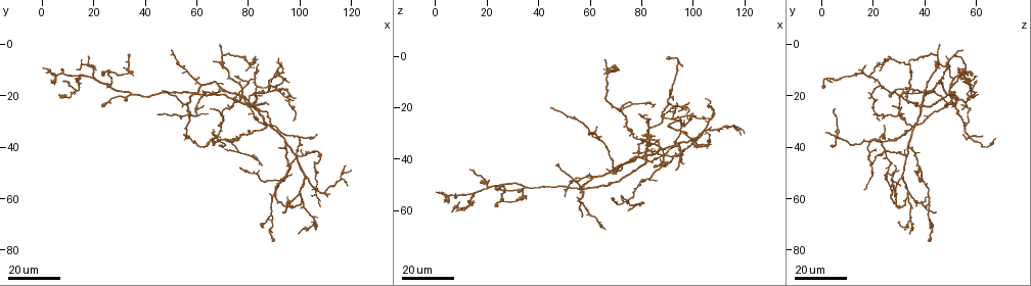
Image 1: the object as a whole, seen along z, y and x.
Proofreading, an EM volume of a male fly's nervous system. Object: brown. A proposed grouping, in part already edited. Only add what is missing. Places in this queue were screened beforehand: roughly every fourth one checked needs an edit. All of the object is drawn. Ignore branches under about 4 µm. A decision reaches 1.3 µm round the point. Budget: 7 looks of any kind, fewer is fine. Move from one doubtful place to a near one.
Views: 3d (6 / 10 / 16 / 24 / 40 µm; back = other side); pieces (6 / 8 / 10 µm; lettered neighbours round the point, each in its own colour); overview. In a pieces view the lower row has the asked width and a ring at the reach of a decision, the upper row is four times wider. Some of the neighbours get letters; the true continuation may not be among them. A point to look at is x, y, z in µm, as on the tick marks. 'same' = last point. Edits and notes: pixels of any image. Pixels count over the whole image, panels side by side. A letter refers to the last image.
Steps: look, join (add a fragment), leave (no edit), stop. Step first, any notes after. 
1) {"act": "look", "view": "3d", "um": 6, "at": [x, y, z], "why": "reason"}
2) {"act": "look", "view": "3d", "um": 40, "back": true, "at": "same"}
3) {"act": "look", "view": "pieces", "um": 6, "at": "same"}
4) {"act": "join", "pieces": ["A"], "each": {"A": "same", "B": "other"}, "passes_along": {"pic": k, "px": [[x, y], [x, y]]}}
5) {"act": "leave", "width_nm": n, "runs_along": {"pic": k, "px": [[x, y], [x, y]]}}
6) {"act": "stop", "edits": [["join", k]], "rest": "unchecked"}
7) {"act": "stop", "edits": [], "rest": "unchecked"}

{"act": "look", "view": "3d", "um": 16, "at": [6, 20, 61], "why": "free end"}

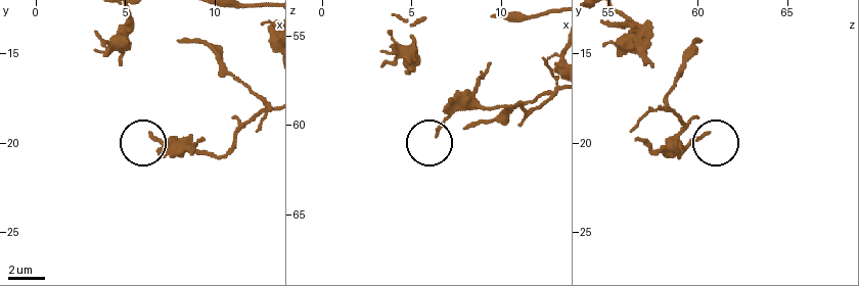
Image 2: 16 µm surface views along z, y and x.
{"act": "look", "view": "pieces", "um": 10, "at": [6.4, 19.4, 60.5]}

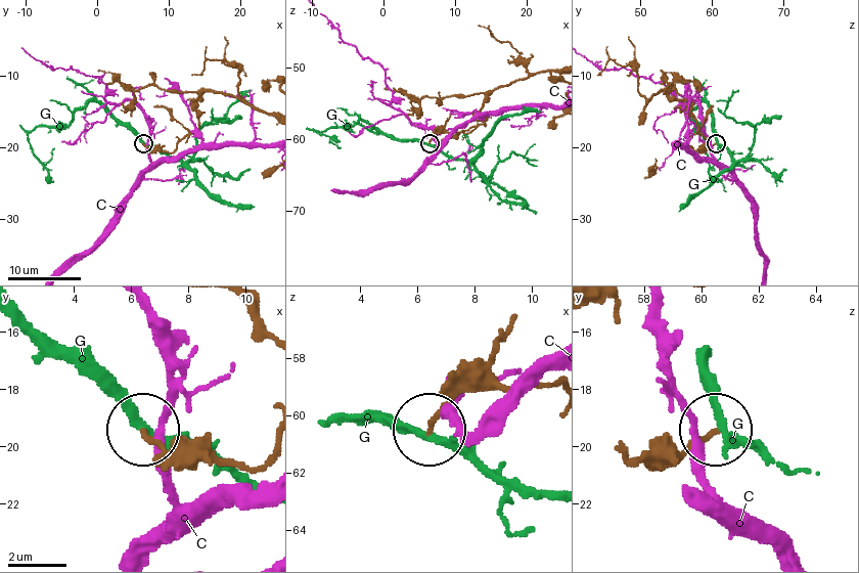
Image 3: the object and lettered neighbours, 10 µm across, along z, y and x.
{"act": "leave", "each": {"C": "other", "G": "other"}, "runs_along": {"pic": 3, "px": [[553, 383], [465, 393], [432, 425]]}, "found": "none of them fits"}

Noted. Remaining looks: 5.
{"act": "look", "view": "3d", "um": 16, "at": [24, 25, 50], "why": "free end"}

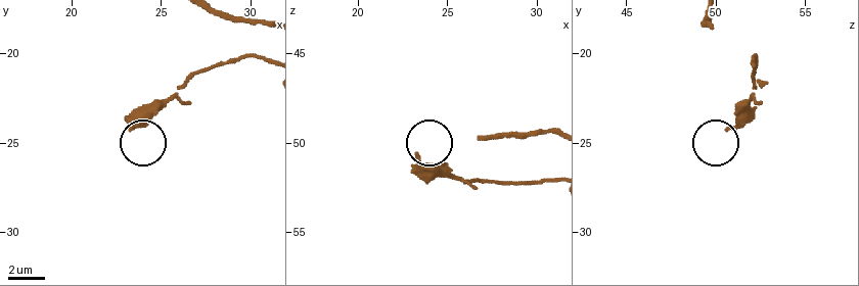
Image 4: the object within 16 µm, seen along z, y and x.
{"act": "look", "view": "pieces", "um": 6, "at": [23.3, 24.3, 50.6]}

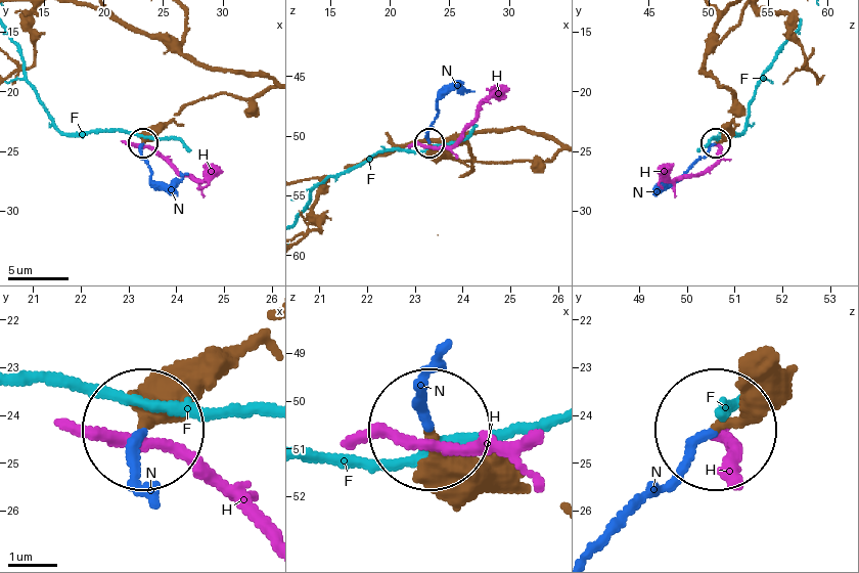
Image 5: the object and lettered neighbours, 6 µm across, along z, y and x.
{"act": "join", "pieces": ["N"], "each": {"F": "other", "H": "other", "N": "same"}, "passes_along": {"pic": 5, "px": [[490, 482], [428, 430], [433, 360]]}, "found": "the neuron continues"}

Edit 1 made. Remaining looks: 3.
{"act": "look", "view": "3d", "um": 16, "at": [69, 1, 45], "why": "branch stops here"}

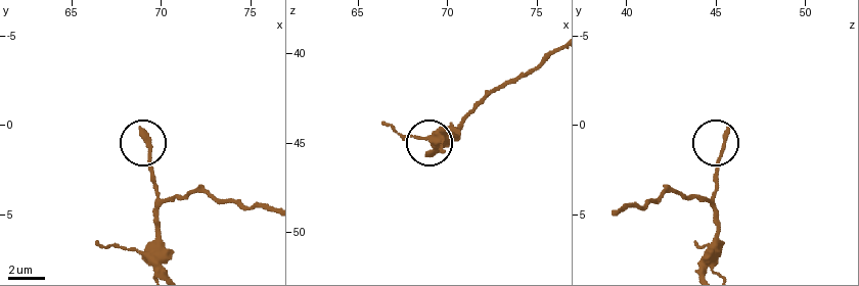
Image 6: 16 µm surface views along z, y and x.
{"act": "look", "view": "pieces", "um": 10, "at": [68.9, 0.3, 45.7]}

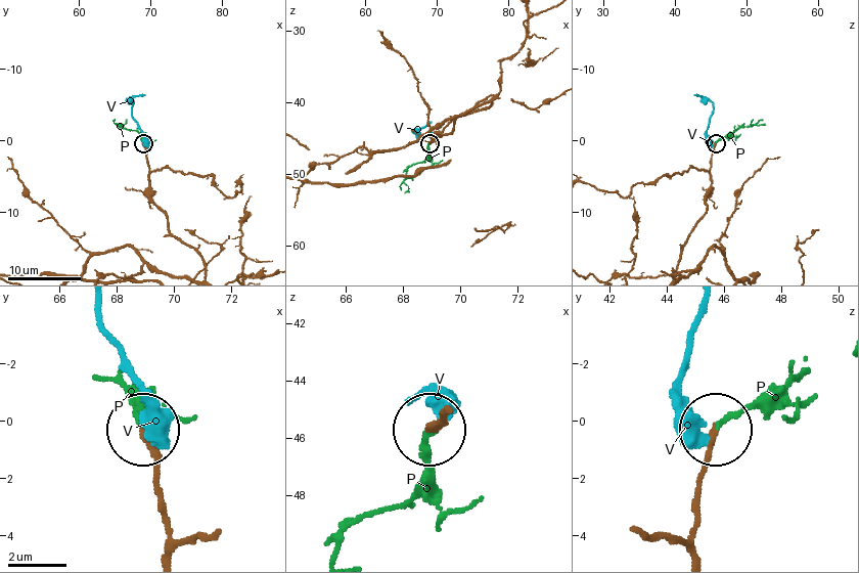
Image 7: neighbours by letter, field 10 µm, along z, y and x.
{"act": "join", "pieces": ["P"], "width_nm": 260, "each": {"P": "same", "V": "other"}, "passes_along": {"pic": 7, "px": [[164, 507], [141, 406], [120, 384]]}, "found": "it goes on there"}

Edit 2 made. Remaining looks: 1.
{"act": "stop", "edits": [["join", 5], ["join", 7]], "rest": "unchecked"}

